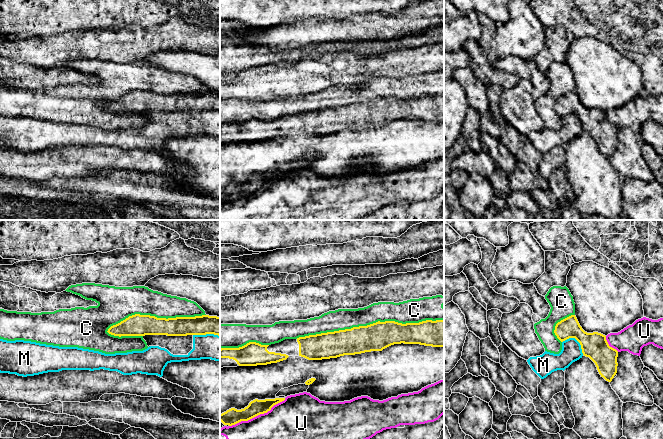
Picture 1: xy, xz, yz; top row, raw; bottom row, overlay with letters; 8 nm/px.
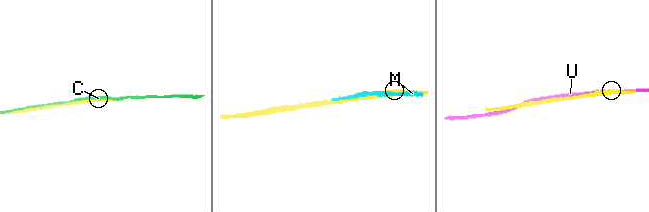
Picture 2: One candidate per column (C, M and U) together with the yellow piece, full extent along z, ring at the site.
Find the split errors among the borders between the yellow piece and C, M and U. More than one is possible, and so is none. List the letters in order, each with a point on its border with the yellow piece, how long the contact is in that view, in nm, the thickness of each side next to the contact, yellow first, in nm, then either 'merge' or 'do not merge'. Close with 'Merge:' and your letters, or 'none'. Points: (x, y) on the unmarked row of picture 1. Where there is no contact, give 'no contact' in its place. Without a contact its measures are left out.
C: contact xz (370, 100); length 1200 nm; calibres 220 and 170 nm; do not merge
M: contact yz (576, 115); length 200 nm; calibres 220 and 160 nm; do not merge
U: contact xz (257, 191); length 500 nm; calibres 130 and 500 nm; do not merge
Merge: none

